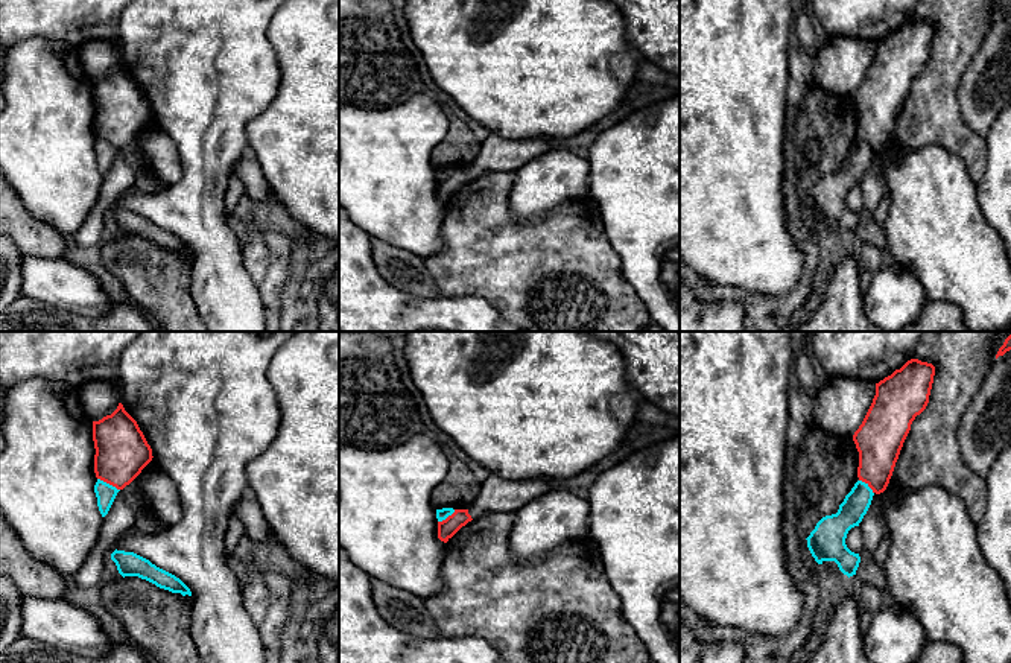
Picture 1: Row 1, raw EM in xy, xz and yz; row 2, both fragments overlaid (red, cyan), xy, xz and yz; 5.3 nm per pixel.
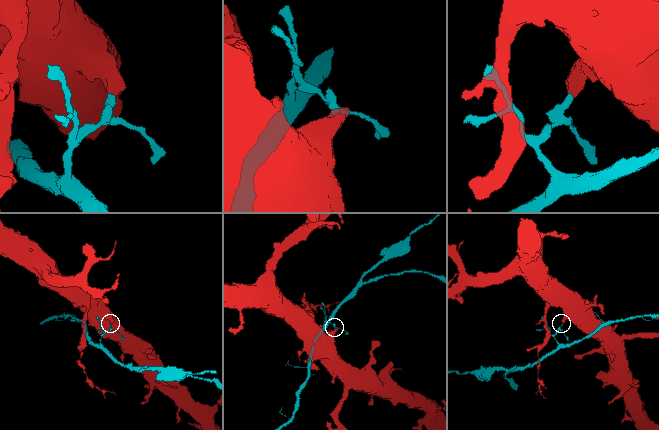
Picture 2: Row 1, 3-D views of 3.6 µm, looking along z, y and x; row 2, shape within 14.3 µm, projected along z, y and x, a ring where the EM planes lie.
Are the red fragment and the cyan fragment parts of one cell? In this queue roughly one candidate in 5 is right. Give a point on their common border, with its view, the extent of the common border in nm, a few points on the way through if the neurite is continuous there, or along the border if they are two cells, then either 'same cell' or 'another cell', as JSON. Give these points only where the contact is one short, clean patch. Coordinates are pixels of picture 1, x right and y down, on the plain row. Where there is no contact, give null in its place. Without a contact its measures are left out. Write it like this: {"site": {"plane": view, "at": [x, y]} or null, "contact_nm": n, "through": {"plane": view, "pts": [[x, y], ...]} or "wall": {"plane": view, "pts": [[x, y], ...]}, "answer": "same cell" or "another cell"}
{"site": {"plane": "xy", "at": [108, 142]}, "contact_nm": 140, "wall": {"plane": "xy", "pts": [[98, 137], [119, 149]]}, "answer": "another cell"}

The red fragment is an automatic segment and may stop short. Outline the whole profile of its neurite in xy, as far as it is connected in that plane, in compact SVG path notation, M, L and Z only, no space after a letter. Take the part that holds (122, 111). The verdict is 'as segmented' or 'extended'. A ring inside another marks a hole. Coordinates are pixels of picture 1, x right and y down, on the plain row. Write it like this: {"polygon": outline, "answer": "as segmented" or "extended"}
{"polygon": "M119 62L117 68L99 81L93 81L96 137L123 149L152 120L147 103L137 81Z", "answer": "as segmented"}

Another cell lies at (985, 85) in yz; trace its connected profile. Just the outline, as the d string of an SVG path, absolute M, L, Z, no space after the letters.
M1011 9L994 18L961 78L959 113L982 138L1011 102Z

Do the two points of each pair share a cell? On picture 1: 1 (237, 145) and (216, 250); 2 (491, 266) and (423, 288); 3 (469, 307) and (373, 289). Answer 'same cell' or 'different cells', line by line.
1: same cell
2: different cells
3: same cell

